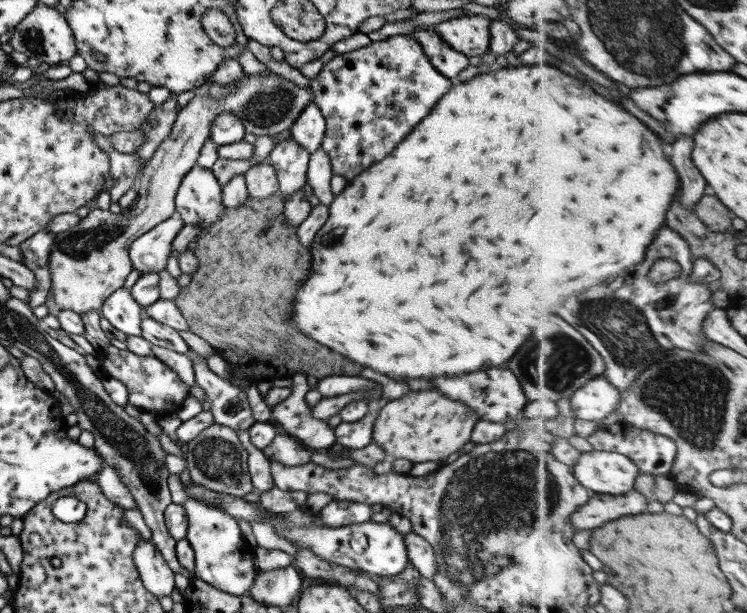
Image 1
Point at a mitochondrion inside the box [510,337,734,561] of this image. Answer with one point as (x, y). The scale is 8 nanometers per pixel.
(691, 396)

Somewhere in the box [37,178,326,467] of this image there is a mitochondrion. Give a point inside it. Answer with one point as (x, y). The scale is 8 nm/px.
(84, 242)

